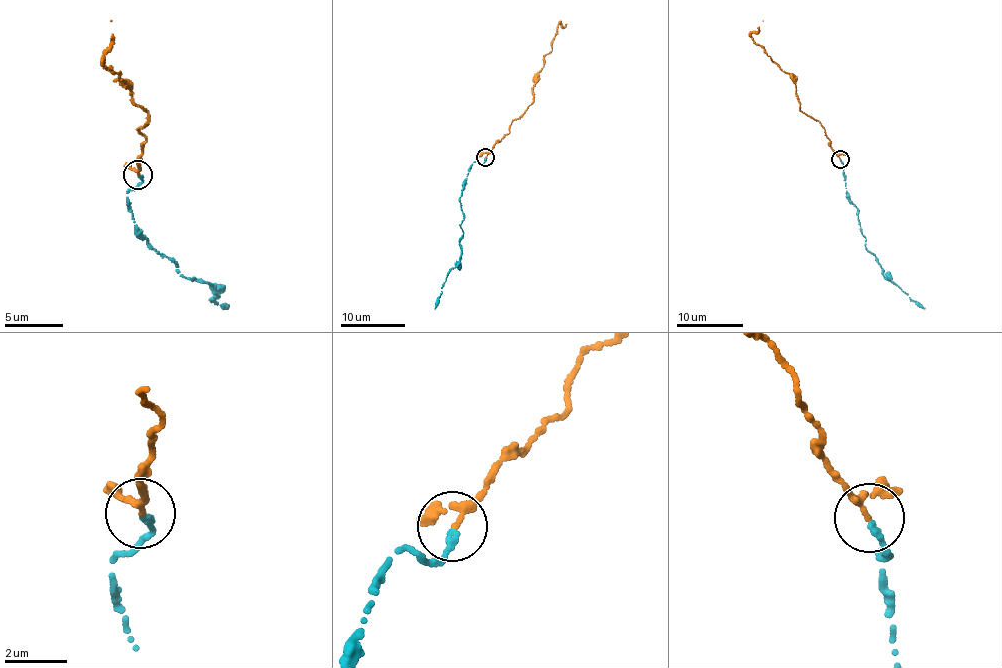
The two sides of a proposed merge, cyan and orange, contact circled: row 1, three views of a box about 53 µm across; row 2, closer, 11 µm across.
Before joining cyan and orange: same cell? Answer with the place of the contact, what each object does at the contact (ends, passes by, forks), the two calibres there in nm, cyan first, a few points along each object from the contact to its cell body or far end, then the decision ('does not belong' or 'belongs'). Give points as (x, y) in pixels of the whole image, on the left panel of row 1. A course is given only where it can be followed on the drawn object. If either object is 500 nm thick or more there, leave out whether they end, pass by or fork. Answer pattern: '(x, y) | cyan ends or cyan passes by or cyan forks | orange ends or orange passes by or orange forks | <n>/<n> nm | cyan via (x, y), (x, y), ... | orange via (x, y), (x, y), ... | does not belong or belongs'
(138, 174) | cyan ends | orange passes by | 220/160 nm | cyan via (138, 175), (143, 180), (126, 193), (135, 232), (190, 278), (214, 290), (215, 303), (228, 306) | orange via (137, 174), (149, 110), (132, 102), (132, 88), (116, 80), (121, 72), (106, 68), (111, 22) | belongs

